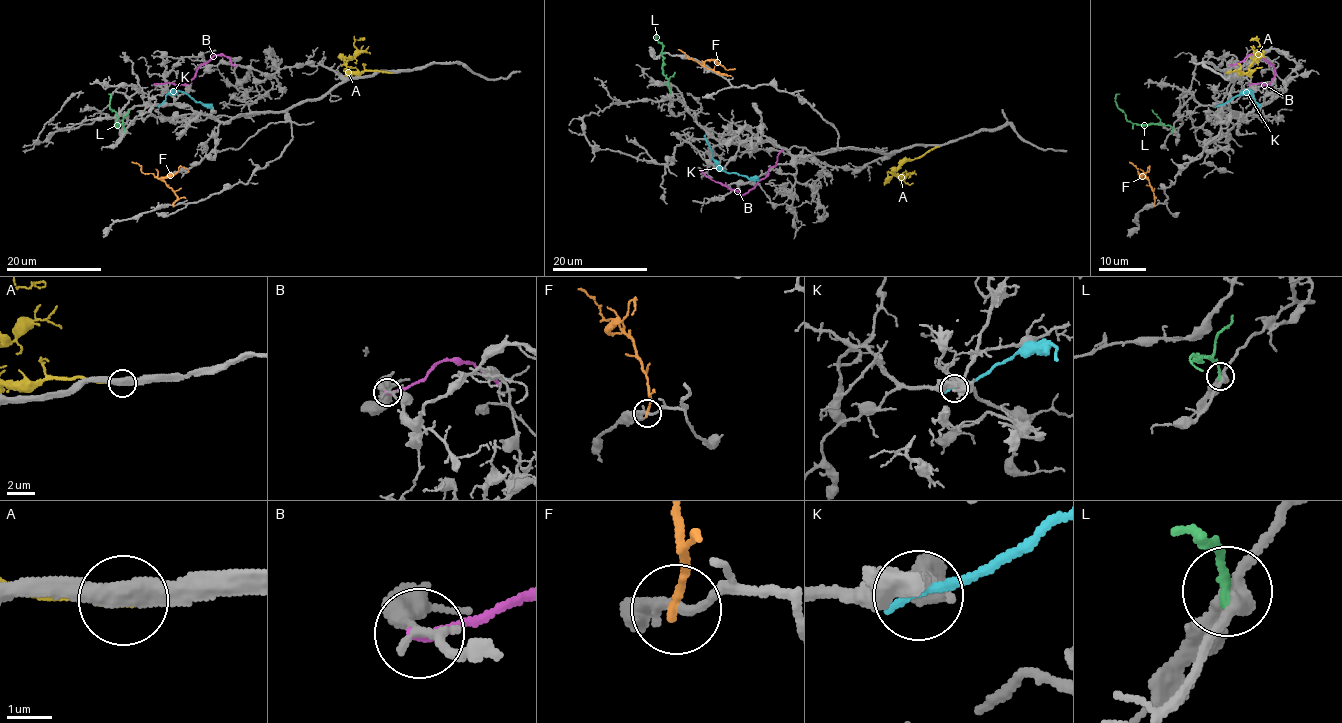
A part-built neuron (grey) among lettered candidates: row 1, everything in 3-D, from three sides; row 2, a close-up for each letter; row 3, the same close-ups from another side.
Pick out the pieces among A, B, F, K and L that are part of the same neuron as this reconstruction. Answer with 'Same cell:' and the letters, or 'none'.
Same cell: A

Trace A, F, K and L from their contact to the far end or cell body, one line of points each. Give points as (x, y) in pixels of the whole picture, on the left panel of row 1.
A: (390, 72), (351, 72), (346, 68), (356, 49), (353, 42), (362, 38)
F: (173, 205), (177, 195), (158, 178), (169, 177), (180, 166), (188, 172)
K: (159, 106), (168, 94), (178, 91), (212, 107)
L: (124, 131), (122, 125), (117, 125), (117, 114), (109, 107), (108, 94)

